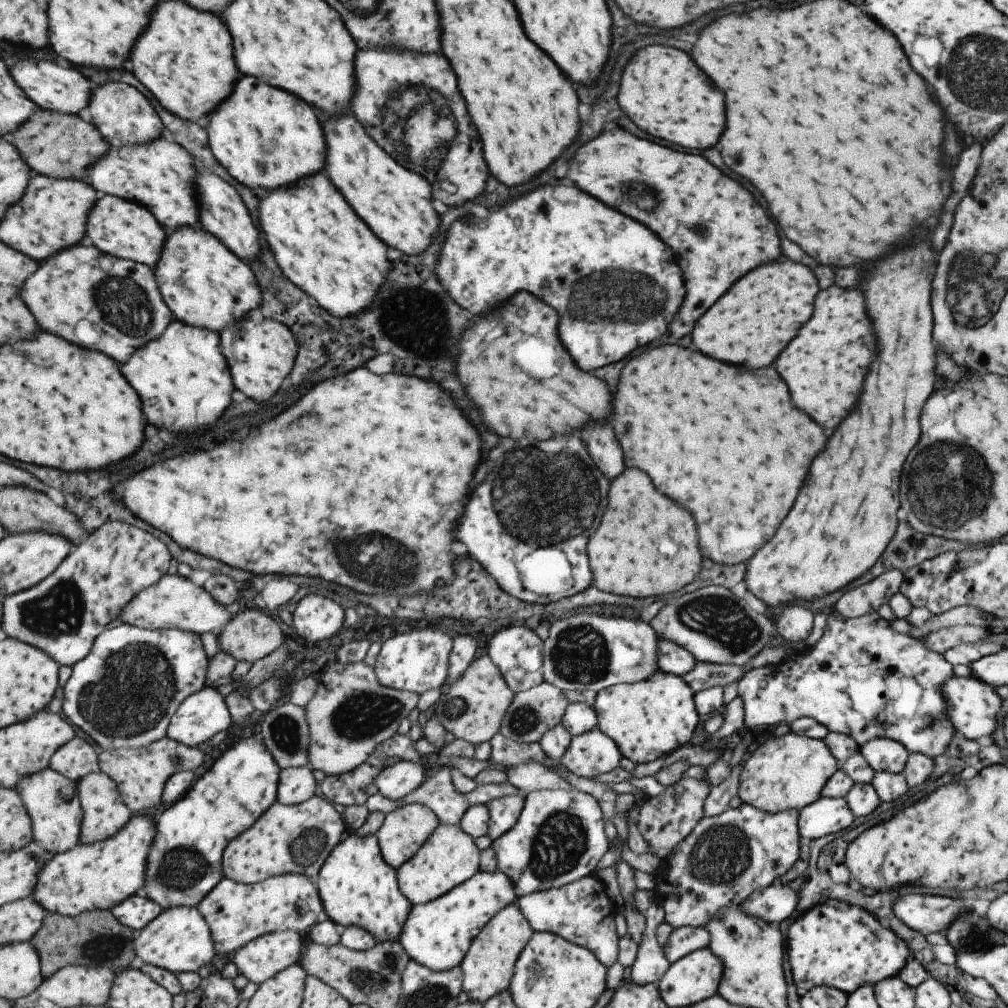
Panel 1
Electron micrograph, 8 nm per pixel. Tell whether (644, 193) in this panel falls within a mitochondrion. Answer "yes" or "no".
yes

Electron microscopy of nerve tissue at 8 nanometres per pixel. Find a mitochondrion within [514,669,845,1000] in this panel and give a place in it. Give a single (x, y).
(722, 855)

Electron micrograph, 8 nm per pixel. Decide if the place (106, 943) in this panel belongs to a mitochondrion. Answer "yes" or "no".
yes

